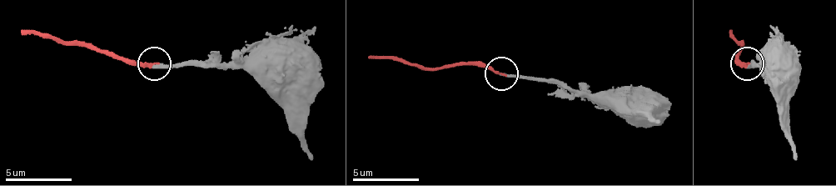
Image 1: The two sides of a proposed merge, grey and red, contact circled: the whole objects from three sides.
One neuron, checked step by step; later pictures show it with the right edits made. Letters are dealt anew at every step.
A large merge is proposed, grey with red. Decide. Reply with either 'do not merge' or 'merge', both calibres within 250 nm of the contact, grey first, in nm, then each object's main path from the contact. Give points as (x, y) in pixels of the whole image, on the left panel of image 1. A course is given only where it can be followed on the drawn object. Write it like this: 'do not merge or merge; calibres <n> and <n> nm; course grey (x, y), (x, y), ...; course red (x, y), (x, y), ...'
merge; calibres 240 and 200 nm; course grey (153, 66), (290, 66); course red (153, 62), (126, 62), (20, 29)

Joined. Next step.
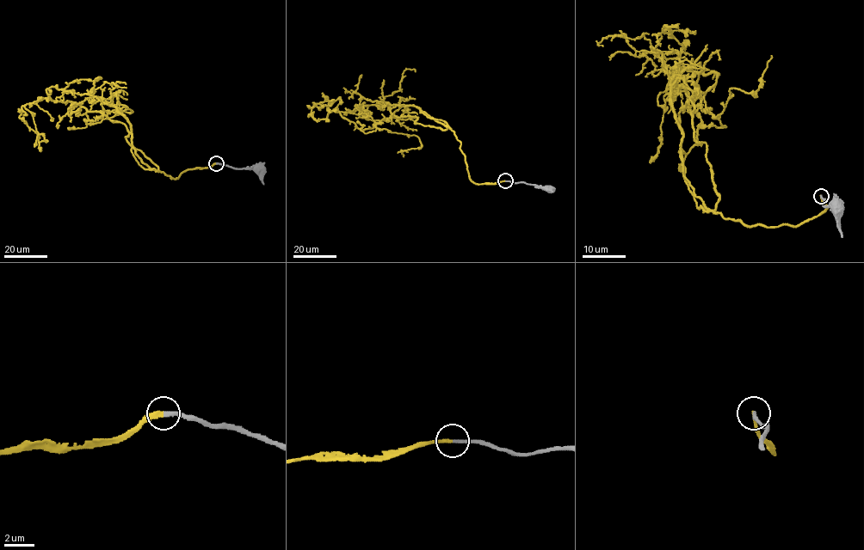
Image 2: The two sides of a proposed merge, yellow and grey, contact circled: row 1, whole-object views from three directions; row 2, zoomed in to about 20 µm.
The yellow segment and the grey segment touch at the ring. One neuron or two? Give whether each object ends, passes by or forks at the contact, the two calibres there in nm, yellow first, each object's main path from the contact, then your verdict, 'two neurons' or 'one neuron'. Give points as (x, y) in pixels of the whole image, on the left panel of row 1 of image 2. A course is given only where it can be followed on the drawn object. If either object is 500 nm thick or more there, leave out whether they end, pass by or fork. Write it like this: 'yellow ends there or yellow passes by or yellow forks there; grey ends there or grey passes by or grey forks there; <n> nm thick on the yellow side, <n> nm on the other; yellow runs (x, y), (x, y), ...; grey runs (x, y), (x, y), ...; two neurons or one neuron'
yellow ends there; grey ends there; 280 nm thick on the yellow side, 240 nm on the other; yellow runs (216, 163), (171, 179), (130, 144), (123, 123), (48, 96), (25, 104), (19, 115), (37, 135), (40, 151); grey runs (216, 163), (238, 168), (260, 168); one neuron

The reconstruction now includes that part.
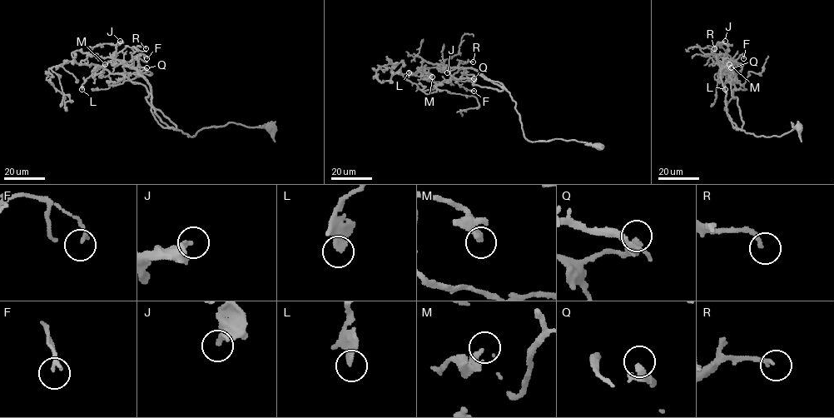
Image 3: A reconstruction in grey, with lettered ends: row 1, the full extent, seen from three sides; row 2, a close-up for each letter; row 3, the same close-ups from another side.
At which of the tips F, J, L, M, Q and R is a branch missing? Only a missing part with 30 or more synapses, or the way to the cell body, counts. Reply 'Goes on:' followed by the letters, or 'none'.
Goes on: none

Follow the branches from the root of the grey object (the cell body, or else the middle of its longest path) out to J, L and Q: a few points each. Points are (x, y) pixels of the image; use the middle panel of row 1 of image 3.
J: (598, 146), (574, 140), (527, 140), (510, 94), (471, 68), (424, 61), (414, 73), (442, 64), (447, 72)
L: (598, 146), (527, 140), (516, 102), (504, 87), (473, 85), (473, 78), (437, 84), (409, 72)
Q: (598, 146), (527, 140), (516, 102), (504, 87), (451, 78), (474, 78)

